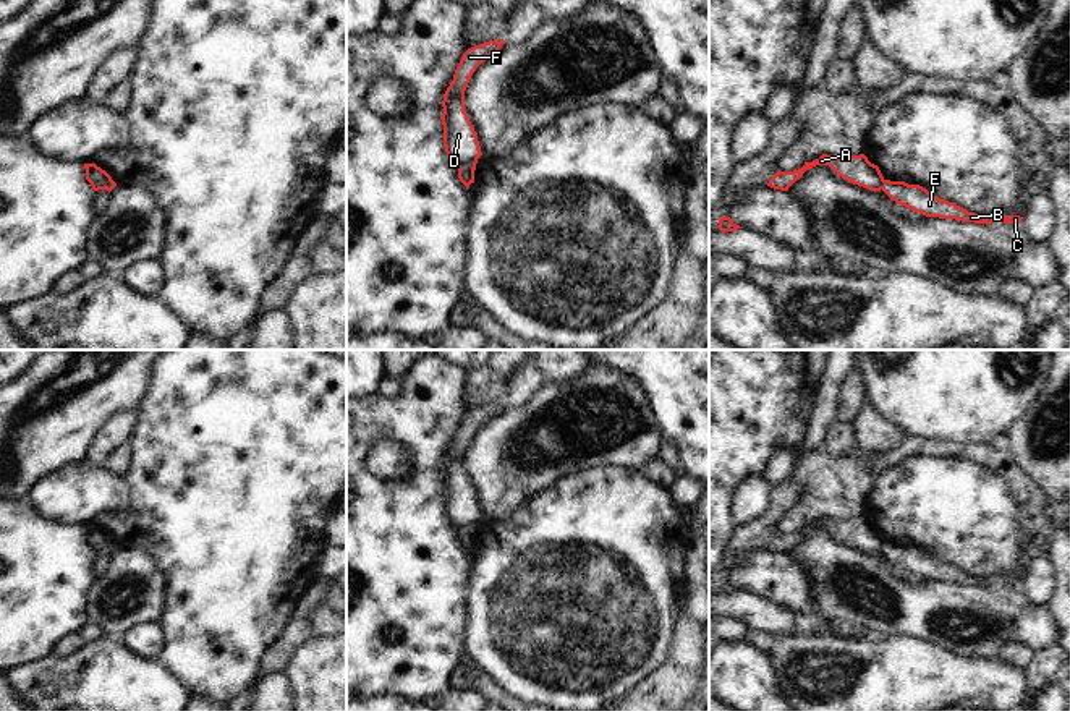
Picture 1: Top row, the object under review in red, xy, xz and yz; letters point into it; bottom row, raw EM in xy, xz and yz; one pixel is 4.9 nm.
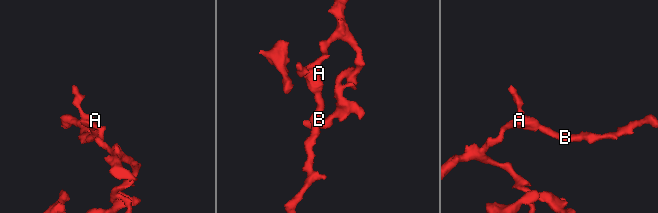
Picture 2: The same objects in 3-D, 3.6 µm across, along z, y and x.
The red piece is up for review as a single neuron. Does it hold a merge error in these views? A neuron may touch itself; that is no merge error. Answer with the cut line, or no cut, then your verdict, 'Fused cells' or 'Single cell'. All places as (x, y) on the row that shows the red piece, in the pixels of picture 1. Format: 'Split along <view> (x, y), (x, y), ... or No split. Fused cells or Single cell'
Split along xz (476, 159), (457, 166). Fused cells

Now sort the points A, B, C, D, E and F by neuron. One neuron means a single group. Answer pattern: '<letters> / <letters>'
A D F / B C E

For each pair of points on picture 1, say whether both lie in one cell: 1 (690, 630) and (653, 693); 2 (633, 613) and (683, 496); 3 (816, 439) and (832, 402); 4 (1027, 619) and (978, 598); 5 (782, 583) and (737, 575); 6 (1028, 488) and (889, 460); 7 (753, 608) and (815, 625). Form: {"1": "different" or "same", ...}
{"1": "same", "2": "different", "3": "same", "4": "same", "5": "same", "6": "same", "7": "same"}

